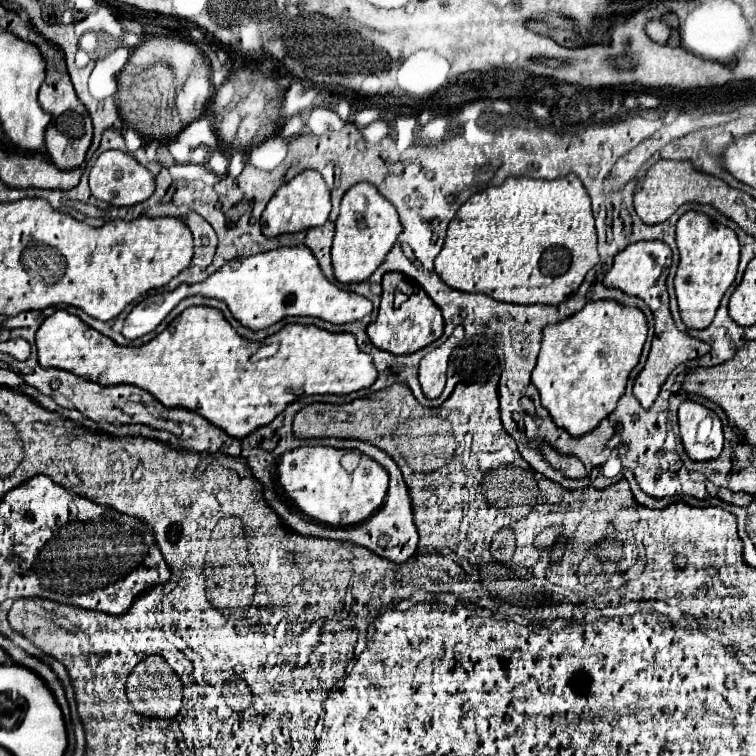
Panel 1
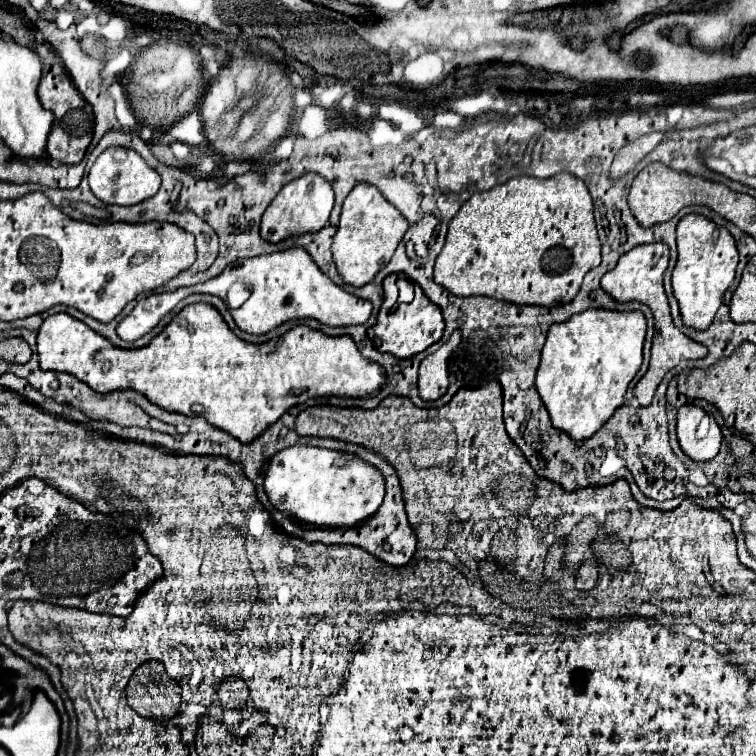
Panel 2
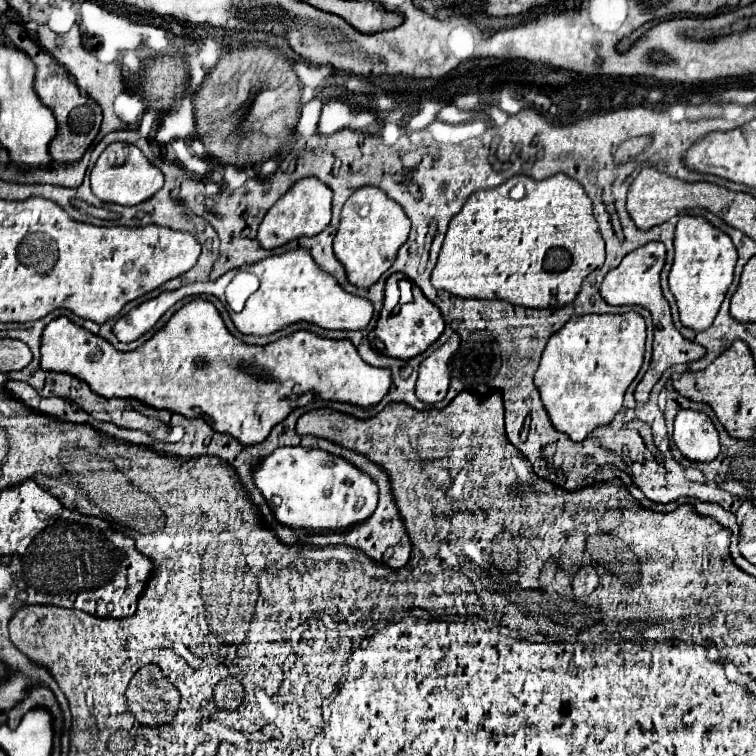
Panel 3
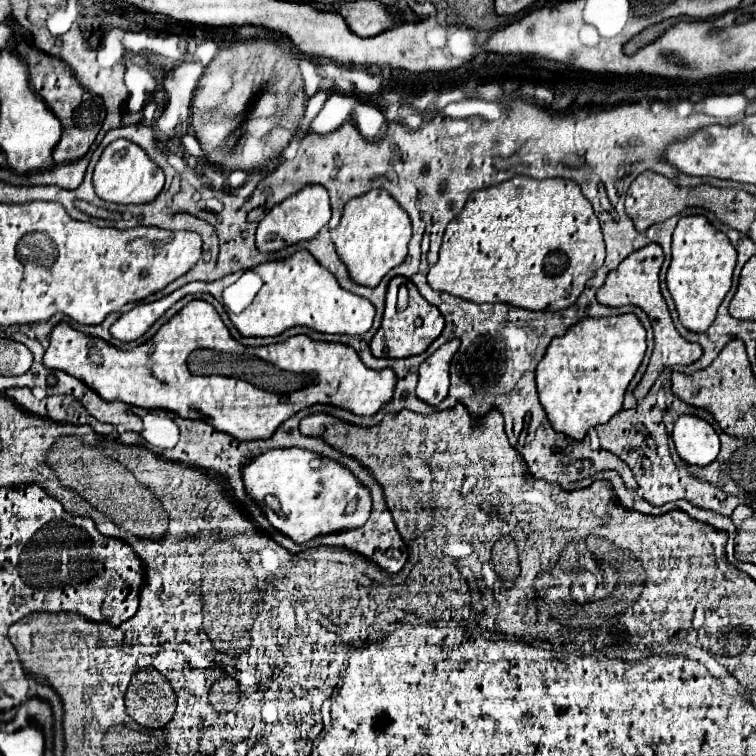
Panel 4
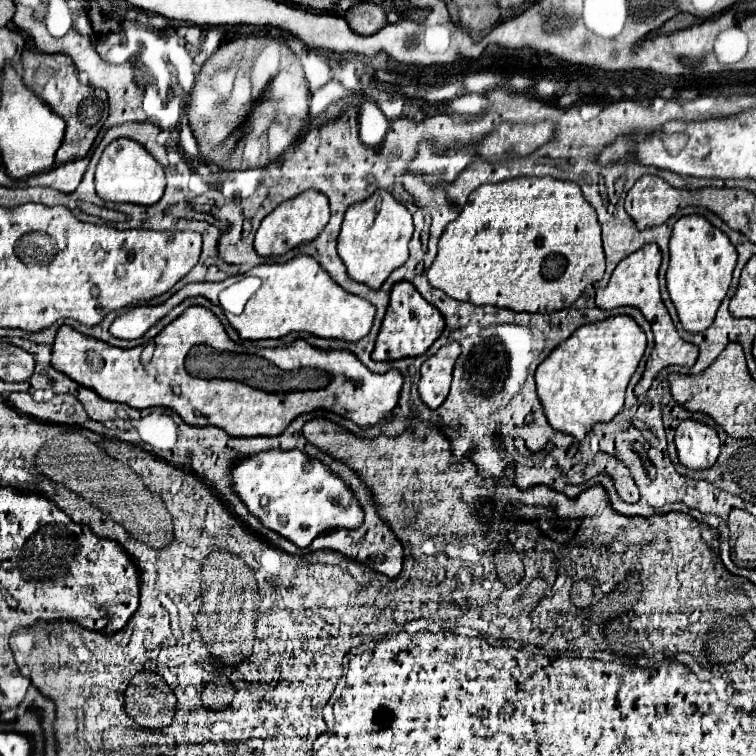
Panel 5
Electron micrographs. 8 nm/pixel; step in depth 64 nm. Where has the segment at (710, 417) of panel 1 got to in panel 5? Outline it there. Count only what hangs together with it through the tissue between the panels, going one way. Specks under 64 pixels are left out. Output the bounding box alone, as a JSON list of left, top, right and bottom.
[674,418,720,470]

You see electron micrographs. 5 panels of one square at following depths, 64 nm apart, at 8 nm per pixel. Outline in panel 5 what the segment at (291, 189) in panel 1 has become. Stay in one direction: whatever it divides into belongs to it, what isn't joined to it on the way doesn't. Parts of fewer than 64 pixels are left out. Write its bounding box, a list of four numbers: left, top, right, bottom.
[254,190,330,256]

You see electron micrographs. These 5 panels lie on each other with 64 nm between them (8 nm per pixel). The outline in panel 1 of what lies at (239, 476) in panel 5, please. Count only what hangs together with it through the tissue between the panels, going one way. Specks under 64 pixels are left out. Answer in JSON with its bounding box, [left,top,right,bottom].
[276,446,388,526]

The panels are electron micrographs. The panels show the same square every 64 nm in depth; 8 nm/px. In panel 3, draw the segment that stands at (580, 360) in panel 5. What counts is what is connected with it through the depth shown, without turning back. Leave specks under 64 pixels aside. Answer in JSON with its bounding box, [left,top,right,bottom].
[534,312,646,442]

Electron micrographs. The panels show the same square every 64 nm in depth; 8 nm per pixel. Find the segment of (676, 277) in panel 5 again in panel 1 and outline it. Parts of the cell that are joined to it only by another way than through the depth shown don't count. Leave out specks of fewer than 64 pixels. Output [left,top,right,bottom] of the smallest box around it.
[674,210,740,328]

